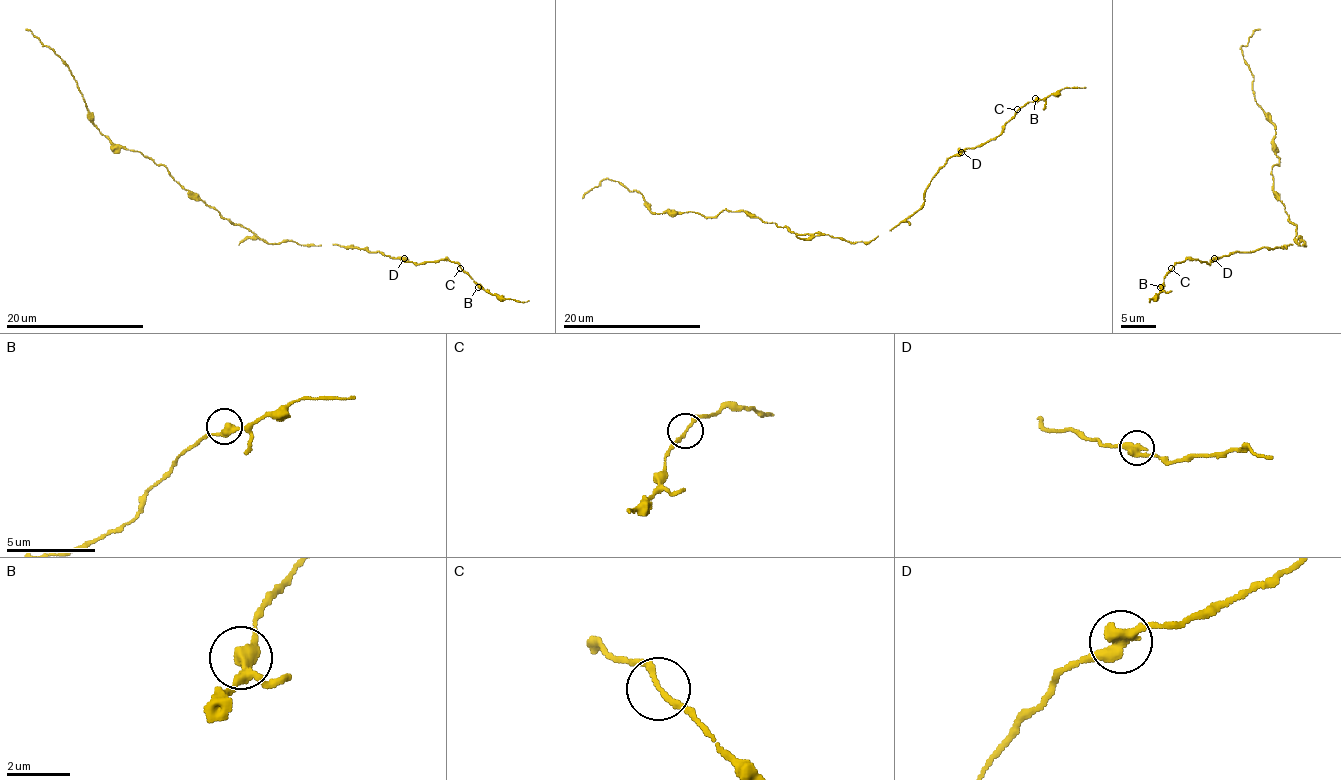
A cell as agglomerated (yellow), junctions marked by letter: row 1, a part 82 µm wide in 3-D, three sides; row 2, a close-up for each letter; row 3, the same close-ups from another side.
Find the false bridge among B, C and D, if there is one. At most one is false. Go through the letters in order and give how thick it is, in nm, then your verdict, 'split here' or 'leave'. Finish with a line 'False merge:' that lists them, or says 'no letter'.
B: calibre 360 nm; leave
C: calibre 170 nm; leave
D: calibre 400 nm; leave
False merge: no letter

